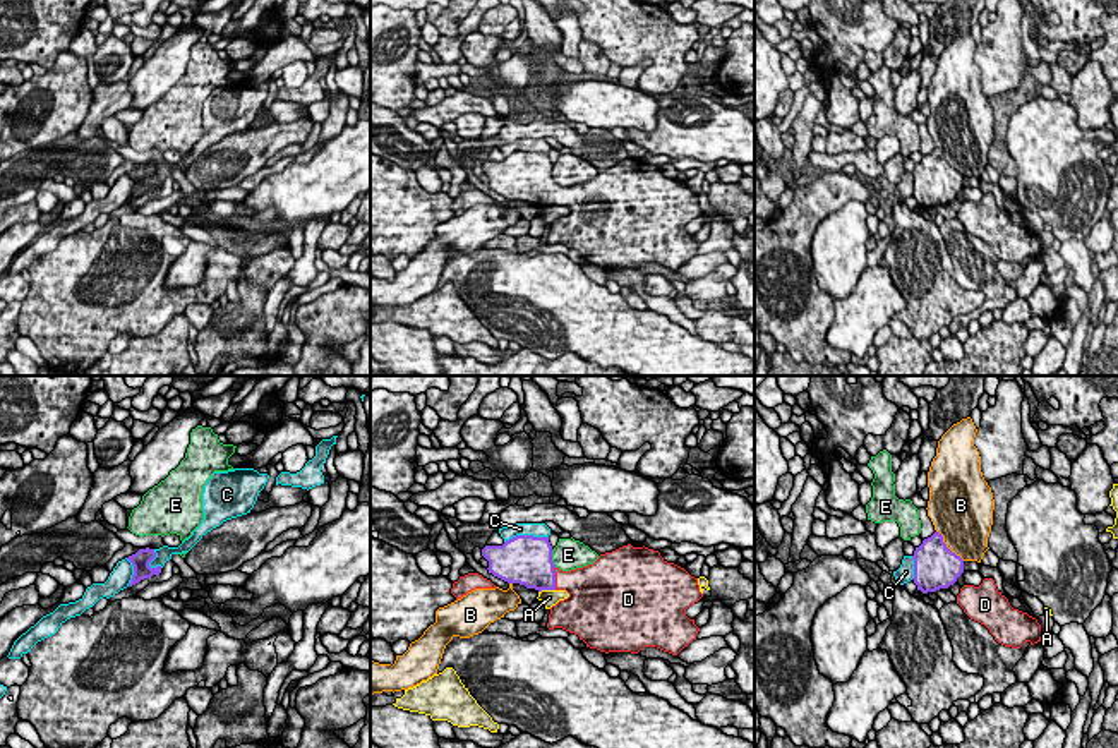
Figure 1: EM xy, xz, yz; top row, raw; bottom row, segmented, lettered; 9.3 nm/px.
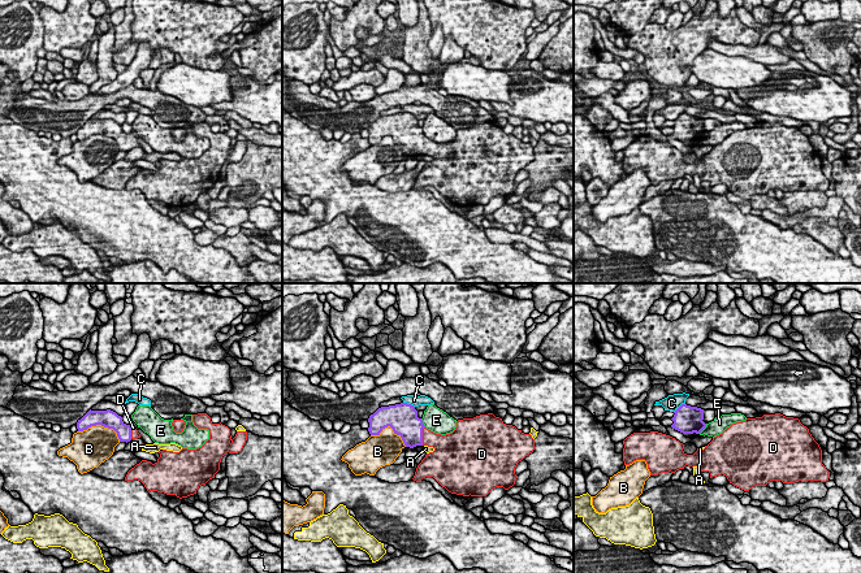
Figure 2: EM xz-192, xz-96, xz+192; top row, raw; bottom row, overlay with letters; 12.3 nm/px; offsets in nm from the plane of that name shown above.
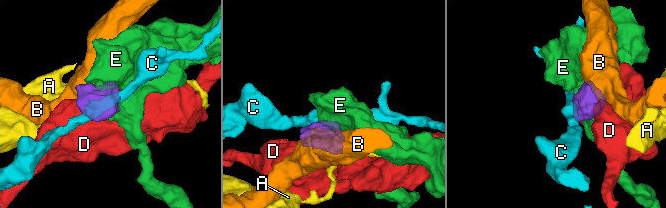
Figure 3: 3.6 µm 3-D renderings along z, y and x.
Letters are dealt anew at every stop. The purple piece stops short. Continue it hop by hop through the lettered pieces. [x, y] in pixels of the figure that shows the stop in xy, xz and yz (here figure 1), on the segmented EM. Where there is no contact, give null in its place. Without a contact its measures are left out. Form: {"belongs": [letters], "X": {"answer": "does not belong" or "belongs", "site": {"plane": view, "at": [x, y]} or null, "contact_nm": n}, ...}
{"belongs": ["D"], "A": {"answer": "does not belong", "site": {"plane": "xz", "at": [546, 589]}, "contact_nm": 160}, "B": {"answer": "does not belong", "site": {"plane": "yz", "at": [947, 548]}, "contact_nm": 380}, "C": {"answer": "does not belong", "site": {"plane": "xz", "at": [525, 536]}, "contact_nm": 420}, "D": {"answer": "belongs", "site": {"plane": "xz", "at": [554, 579]}, "contact_nm": 220}, "E": {"answer": "does not belong", "site": {"plane": "xz", "at": [551, 558]}, "contact_nm": 180}}

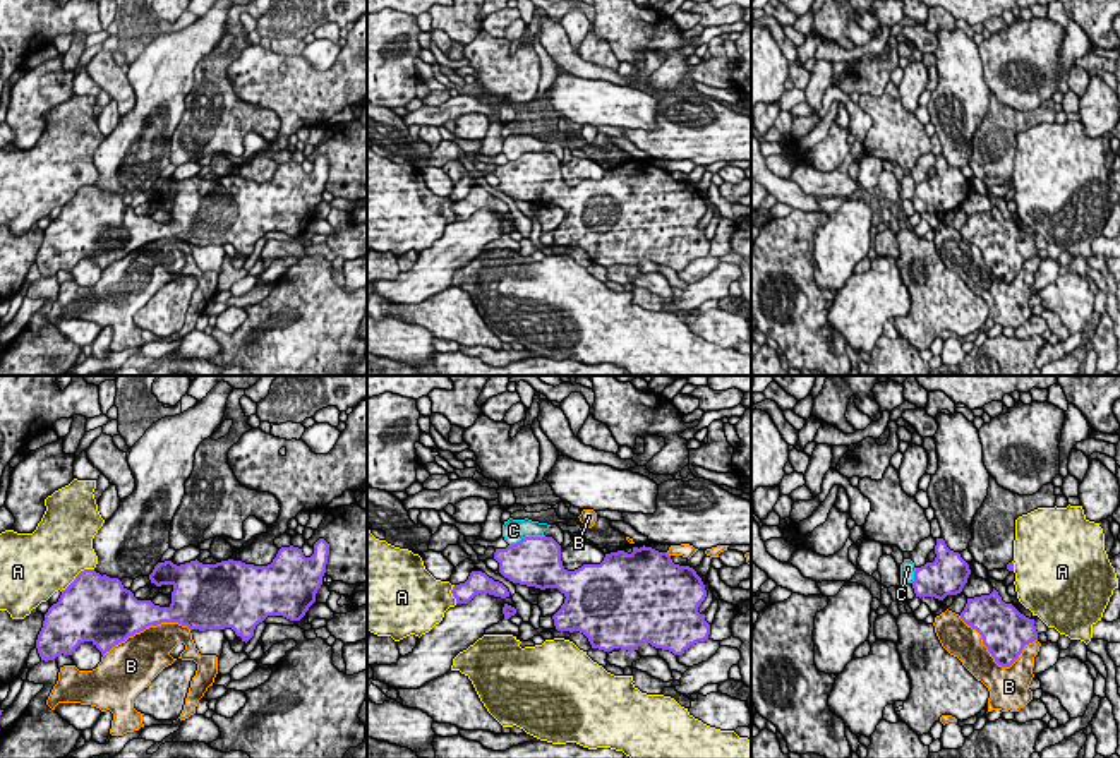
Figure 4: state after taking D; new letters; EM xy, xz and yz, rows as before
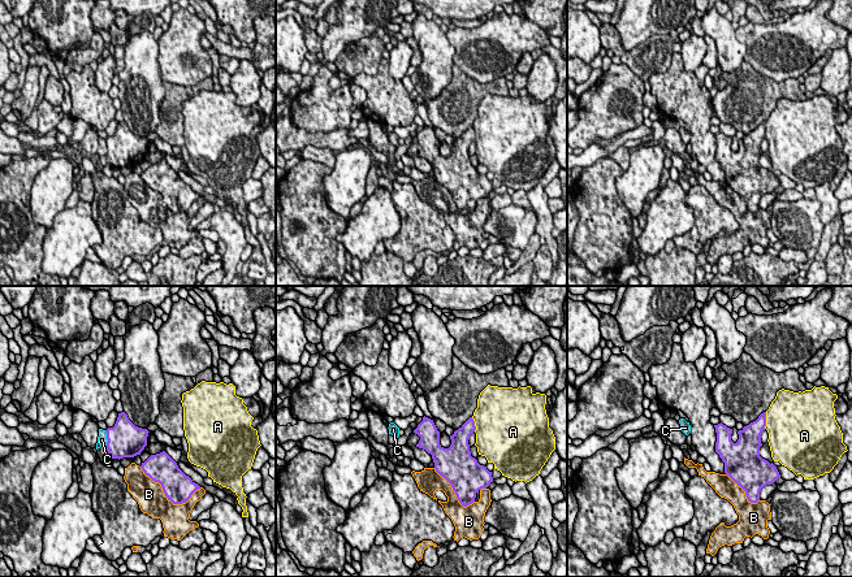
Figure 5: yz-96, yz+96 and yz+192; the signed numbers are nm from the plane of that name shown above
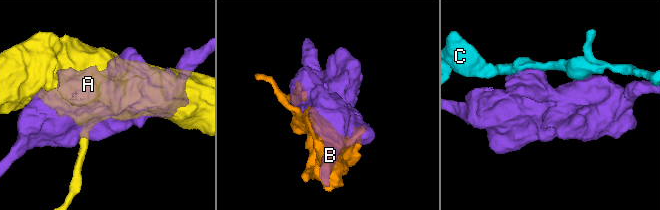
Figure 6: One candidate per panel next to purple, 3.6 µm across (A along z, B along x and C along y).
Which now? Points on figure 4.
{"belongs": [], "A": {"answer": "does not belong", "site": {"plane": "xy", "at": [76, 577]}, "contact_nm": 380}, "B": {"answer": "does not belong", "site": {"plane": "yz", "at": [995, 661]}, "contact_nm": 750}, "C": {"answer": "does not belong", "site": {"plane": "xz", "at": [527, 537]}, "contact_nm": 360}}

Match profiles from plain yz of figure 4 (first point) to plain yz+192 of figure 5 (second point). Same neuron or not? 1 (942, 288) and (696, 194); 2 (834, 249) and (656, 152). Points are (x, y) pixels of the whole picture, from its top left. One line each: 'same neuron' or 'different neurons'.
1: same neuron
2: same neuron

